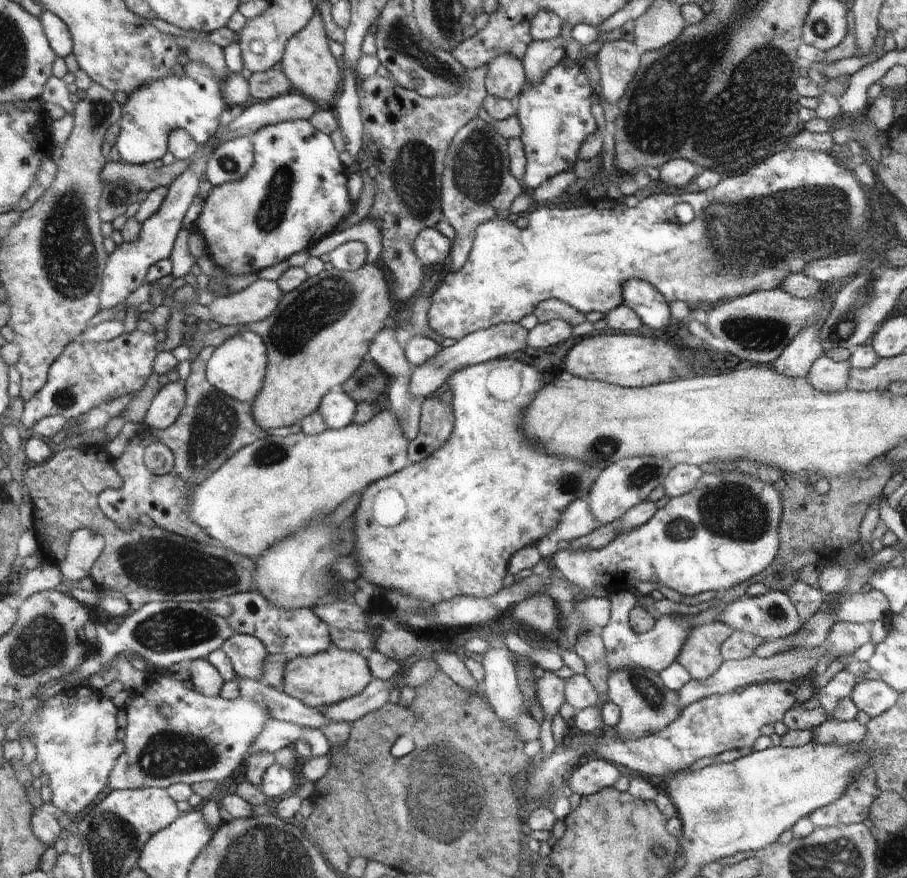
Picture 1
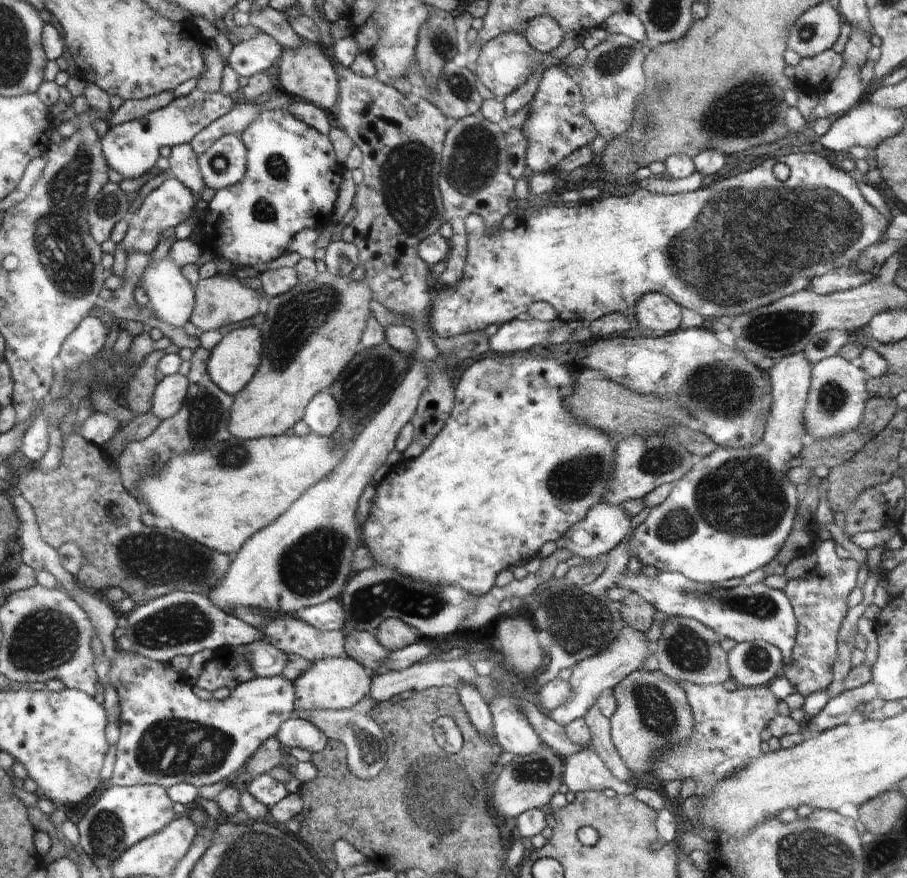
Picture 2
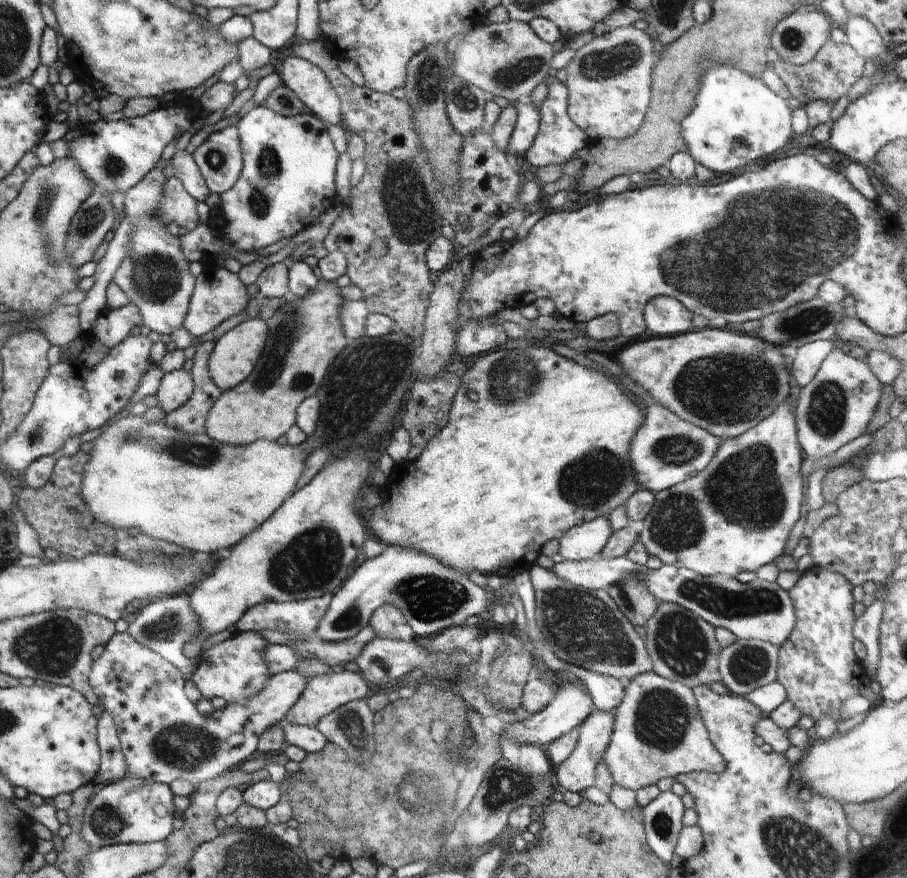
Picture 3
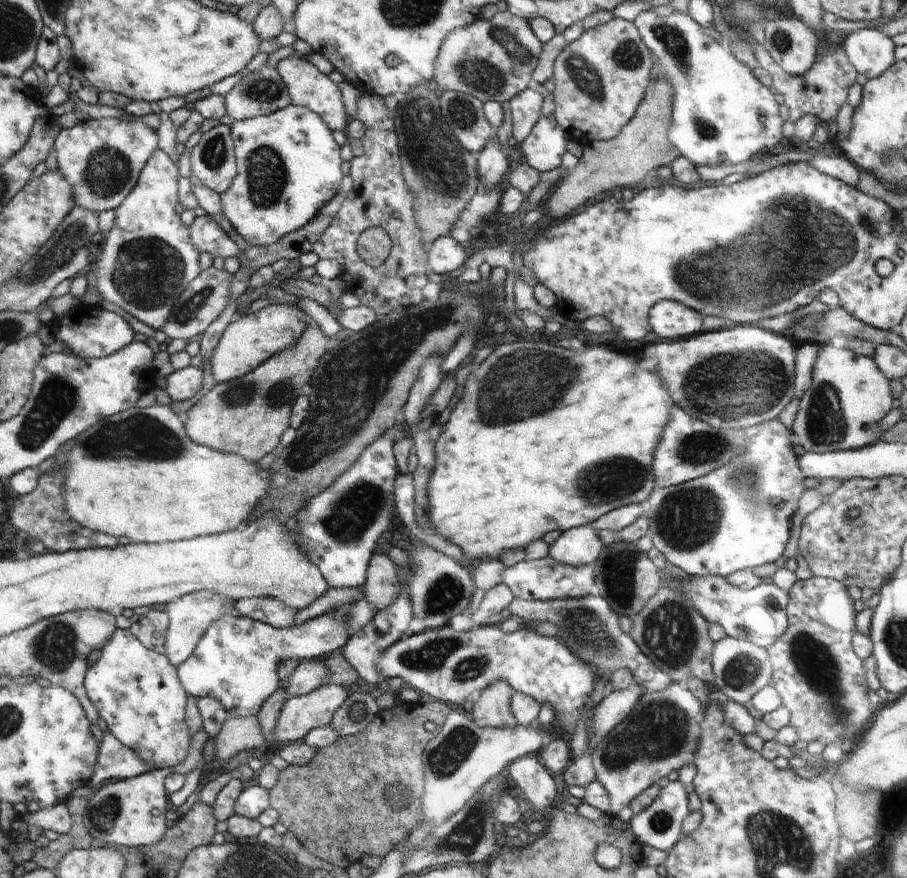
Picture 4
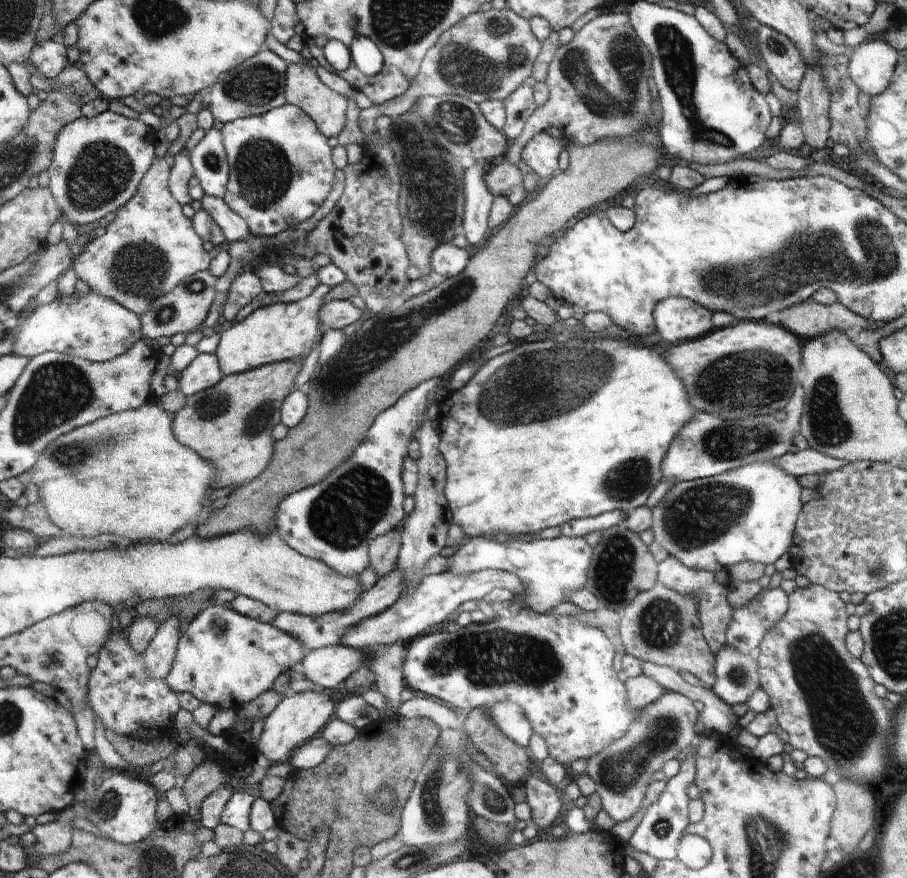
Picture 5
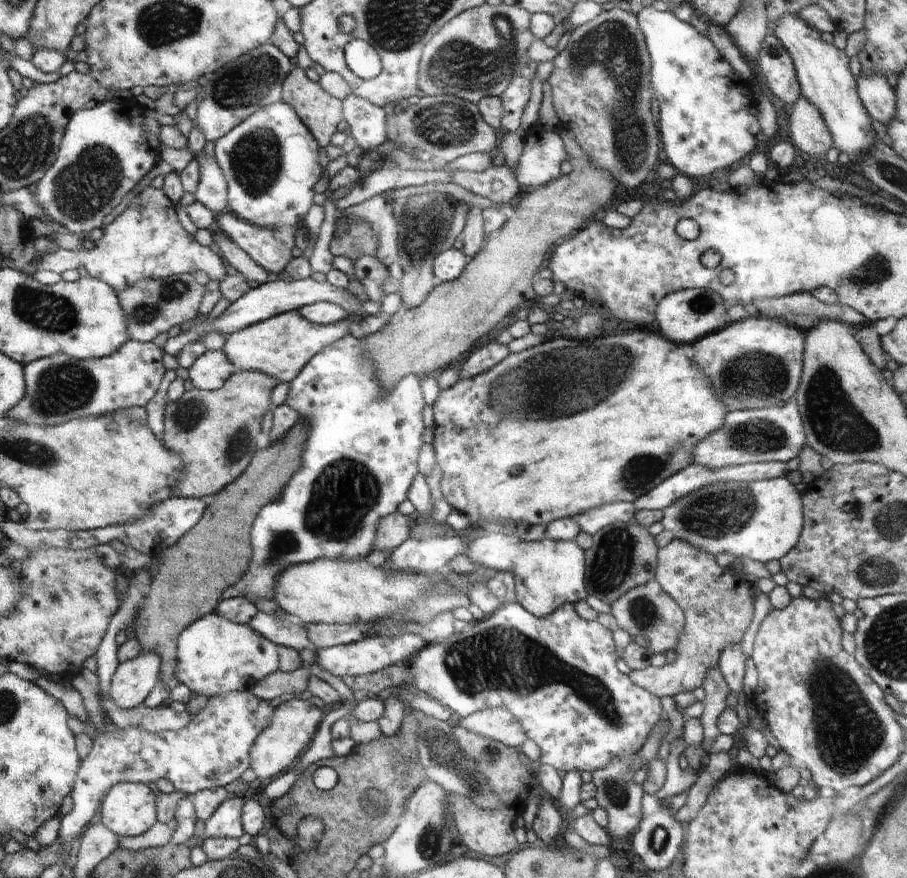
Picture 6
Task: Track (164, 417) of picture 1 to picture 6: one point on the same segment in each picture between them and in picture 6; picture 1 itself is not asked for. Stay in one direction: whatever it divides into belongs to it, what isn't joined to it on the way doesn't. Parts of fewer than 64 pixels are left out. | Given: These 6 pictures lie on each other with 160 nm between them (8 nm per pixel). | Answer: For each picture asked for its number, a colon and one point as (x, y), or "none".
2: (170, 394)
3: (176, 387)
4: (182, 384)
5: (204, 371)
6: (212, 370)

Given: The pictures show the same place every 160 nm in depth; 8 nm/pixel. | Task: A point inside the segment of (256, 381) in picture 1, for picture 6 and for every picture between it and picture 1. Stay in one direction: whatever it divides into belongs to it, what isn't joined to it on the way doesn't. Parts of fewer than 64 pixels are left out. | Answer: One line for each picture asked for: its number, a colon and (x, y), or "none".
2: (234, 360)
3: (235, 355)
4: (250, 340)
5: (283, 331)
6: (282, 346)

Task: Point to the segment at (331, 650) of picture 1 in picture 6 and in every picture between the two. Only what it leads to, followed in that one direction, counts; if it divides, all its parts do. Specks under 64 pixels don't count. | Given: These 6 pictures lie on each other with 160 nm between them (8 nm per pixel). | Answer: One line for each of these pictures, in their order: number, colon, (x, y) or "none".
2: (334, 683)
3: (324, 693)
4: (299, 715)
5: (296, 717)
6: (296, 721)

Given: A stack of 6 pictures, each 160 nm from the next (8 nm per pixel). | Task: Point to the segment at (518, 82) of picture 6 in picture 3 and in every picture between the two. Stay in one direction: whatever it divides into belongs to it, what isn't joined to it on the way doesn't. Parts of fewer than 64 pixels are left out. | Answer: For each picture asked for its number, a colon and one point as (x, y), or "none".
3: (527, 126)
4: (525, 108)
5: (519, 105)

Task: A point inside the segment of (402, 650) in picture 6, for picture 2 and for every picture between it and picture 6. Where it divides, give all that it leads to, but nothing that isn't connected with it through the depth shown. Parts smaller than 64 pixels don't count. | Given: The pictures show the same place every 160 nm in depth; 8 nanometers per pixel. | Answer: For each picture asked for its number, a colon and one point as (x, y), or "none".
2: (168, 735)
3: (163, 737)
4: (308, 675)
5: (327, 666)

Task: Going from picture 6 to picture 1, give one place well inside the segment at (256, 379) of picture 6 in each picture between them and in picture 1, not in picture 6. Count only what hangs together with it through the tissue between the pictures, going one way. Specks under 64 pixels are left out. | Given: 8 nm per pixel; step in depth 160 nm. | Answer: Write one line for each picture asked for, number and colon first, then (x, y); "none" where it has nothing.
1: (317, 337)
2: (310, 333)
3: (306, 336)
4: (248, 416)
5: (231, 424)

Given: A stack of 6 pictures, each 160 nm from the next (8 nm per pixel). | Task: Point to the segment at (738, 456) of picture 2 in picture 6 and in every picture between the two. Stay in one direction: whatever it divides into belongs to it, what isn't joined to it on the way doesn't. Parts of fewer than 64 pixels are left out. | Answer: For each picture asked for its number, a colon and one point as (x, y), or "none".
3: (735, 516)
4: (738, 517)
5: (747, 514)
6: (763, 520)

